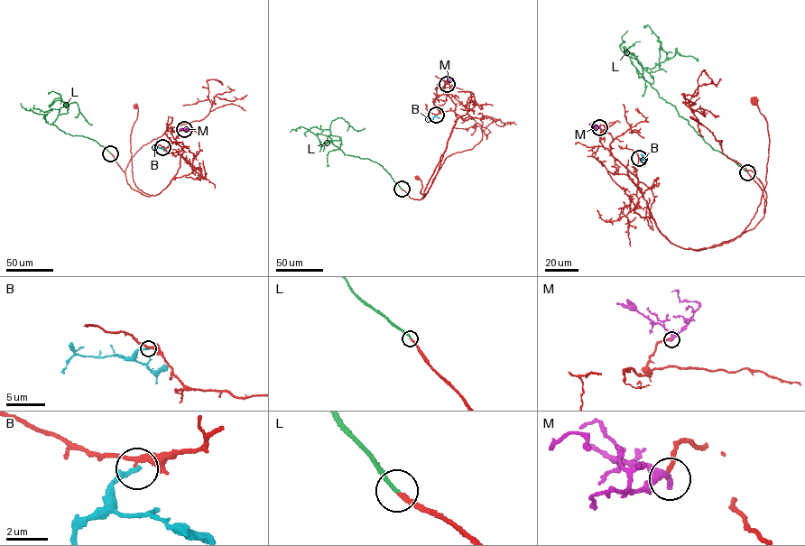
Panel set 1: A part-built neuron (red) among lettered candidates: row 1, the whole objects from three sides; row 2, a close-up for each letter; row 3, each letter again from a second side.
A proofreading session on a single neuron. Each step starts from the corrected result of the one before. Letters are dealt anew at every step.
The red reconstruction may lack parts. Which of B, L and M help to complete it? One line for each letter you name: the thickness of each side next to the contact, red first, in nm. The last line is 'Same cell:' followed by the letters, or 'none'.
L: calibres 190 and 180 nm
Same cell: L

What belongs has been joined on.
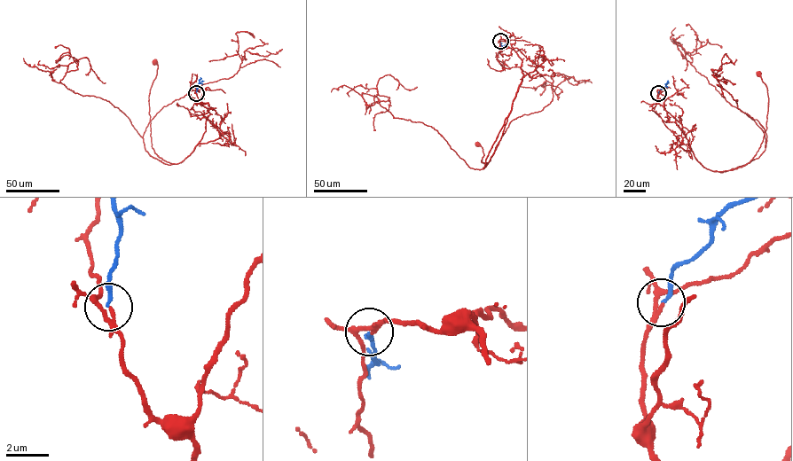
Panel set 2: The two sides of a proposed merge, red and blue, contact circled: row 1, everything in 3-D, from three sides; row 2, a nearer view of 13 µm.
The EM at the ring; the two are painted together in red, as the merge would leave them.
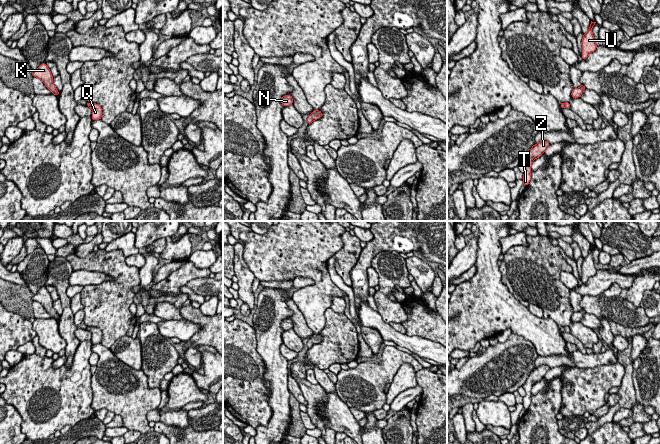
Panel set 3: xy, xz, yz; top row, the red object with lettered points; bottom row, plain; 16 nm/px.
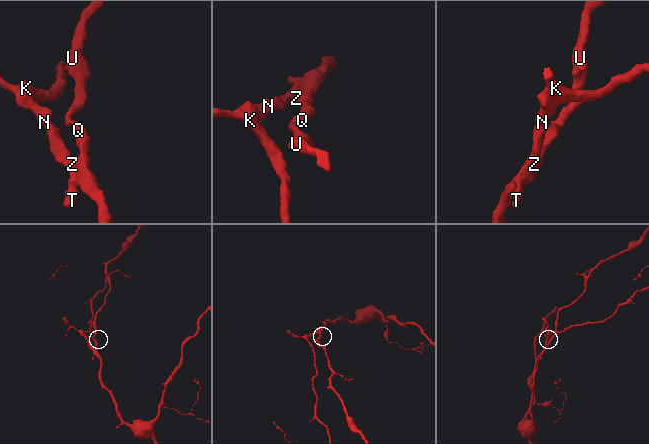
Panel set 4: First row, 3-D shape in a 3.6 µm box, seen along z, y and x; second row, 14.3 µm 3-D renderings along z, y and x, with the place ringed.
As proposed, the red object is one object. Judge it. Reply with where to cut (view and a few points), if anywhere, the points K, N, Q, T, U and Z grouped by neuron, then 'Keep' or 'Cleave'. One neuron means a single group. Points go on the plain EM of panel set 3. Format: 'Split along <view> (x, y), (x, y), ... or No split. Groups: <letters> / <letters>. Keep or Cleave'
No split. Groups: K N Q T U Z. Keep

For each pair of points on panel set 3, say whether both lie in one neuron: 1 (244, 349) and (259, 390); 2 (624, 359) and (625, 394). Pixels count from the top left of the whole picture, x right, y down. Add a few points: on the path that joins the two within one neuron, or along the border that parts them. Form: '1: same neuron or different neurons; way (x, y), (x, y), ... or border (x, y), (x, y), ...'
1: same neuron; way (244, 359), (244, 375), (249, 380)
2: same neuron; way (628, 368), (627, 385)

